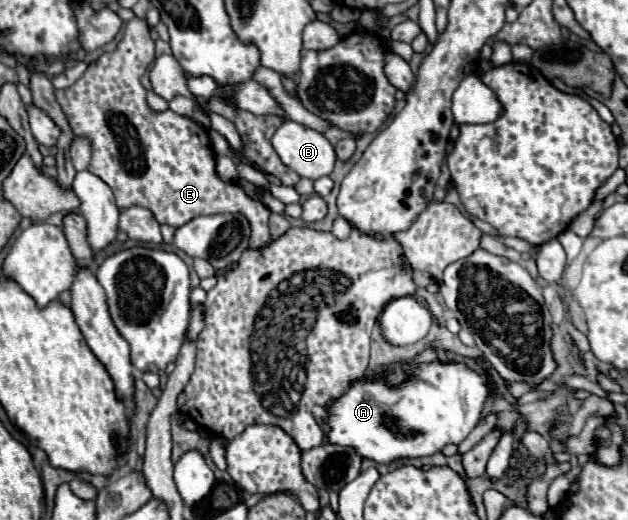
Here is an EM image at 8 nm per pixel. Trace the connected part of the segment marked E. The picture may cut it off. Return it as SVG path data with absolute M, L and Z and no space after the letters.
M131 19L125 25L123 39L115 51L103 53L95 65L89 65L83 77L69 89L55 91L61 109L67 115L67 121L73 129L75 137L87 137L91 145L91 163L89 171L105 181L113 195L119 211L125 211L133 205L145 207L153 213L159 223L167 223L171 227L181 227L193 217L213 215L213 213L245 213L251 223L251 239L249 247L259 249L269 241L269 209L253 201L245 195L245 191L235 183L225 183L215 173L215 155L211 149L211 141L207 129L195 123L189 117L181 117L173 111L153 113L145 103L145 89L141 85L141 75L155 61L155 43L149 37L149 25L145 19Z

